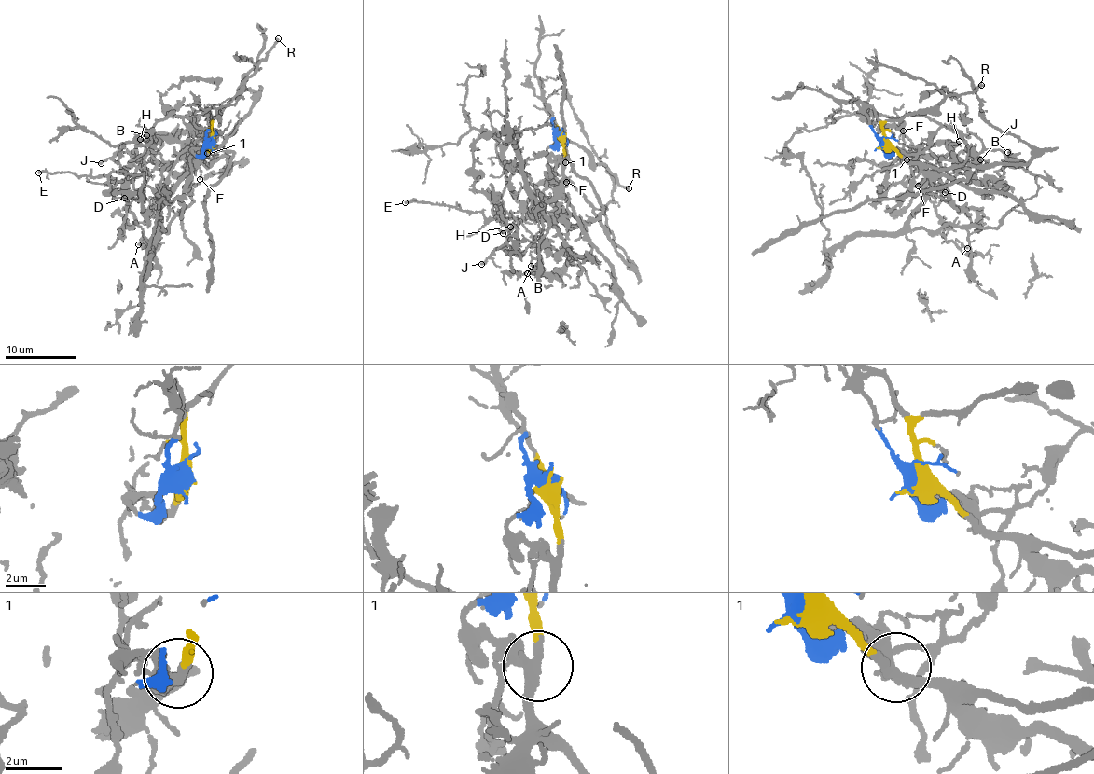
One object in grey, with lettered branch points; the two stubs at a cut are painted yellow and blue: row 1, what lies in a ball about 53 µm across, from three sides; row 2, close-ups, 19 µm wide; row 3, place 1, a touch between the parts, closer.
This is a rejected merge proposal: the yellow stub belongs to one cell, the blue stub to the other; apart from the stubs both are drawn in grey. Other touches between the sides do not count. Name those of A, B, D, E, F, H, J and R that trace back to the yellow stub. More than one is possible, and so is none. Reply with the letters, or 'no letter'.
A, F, R

